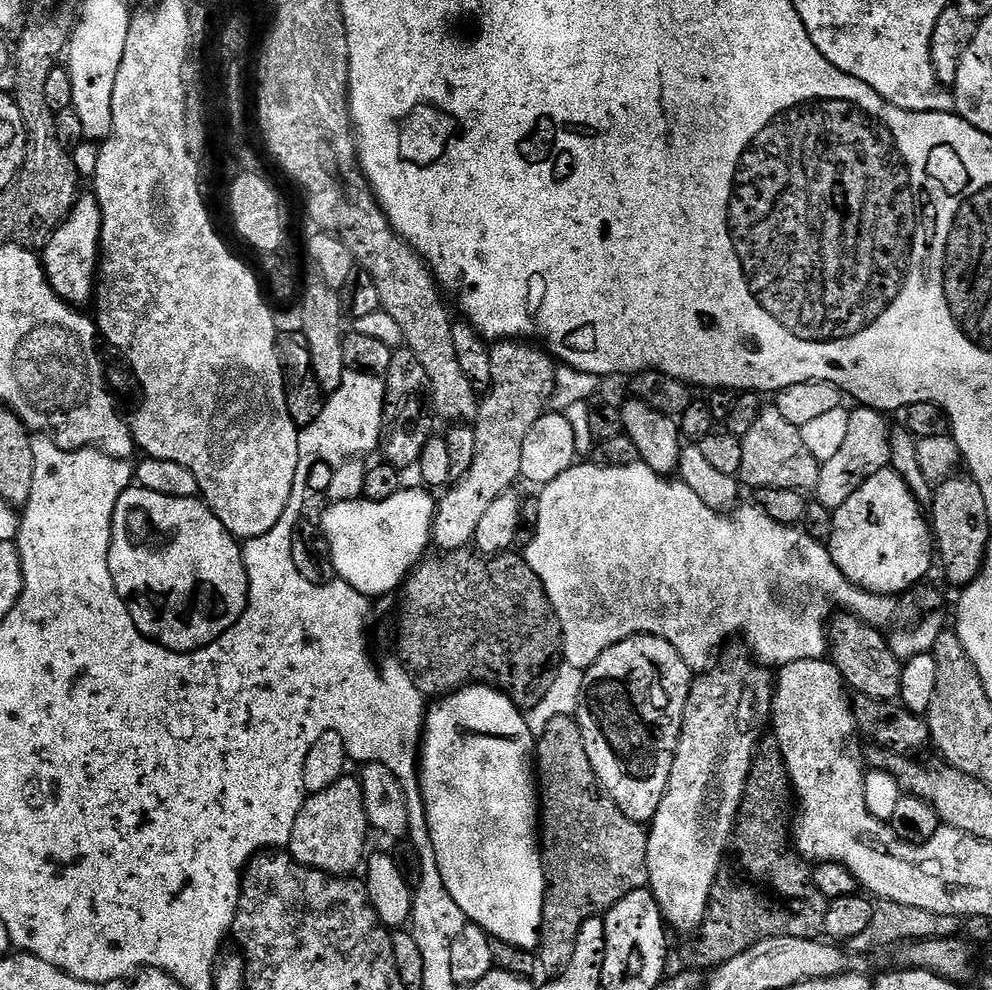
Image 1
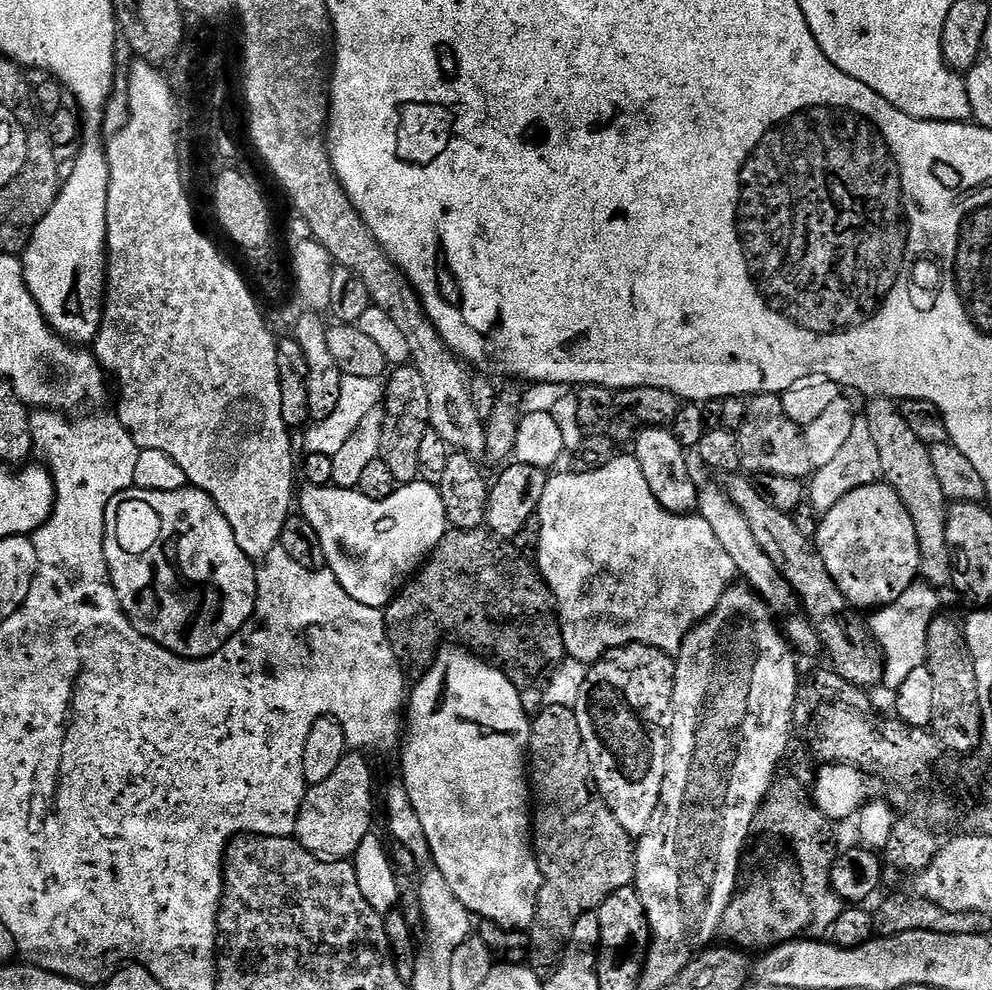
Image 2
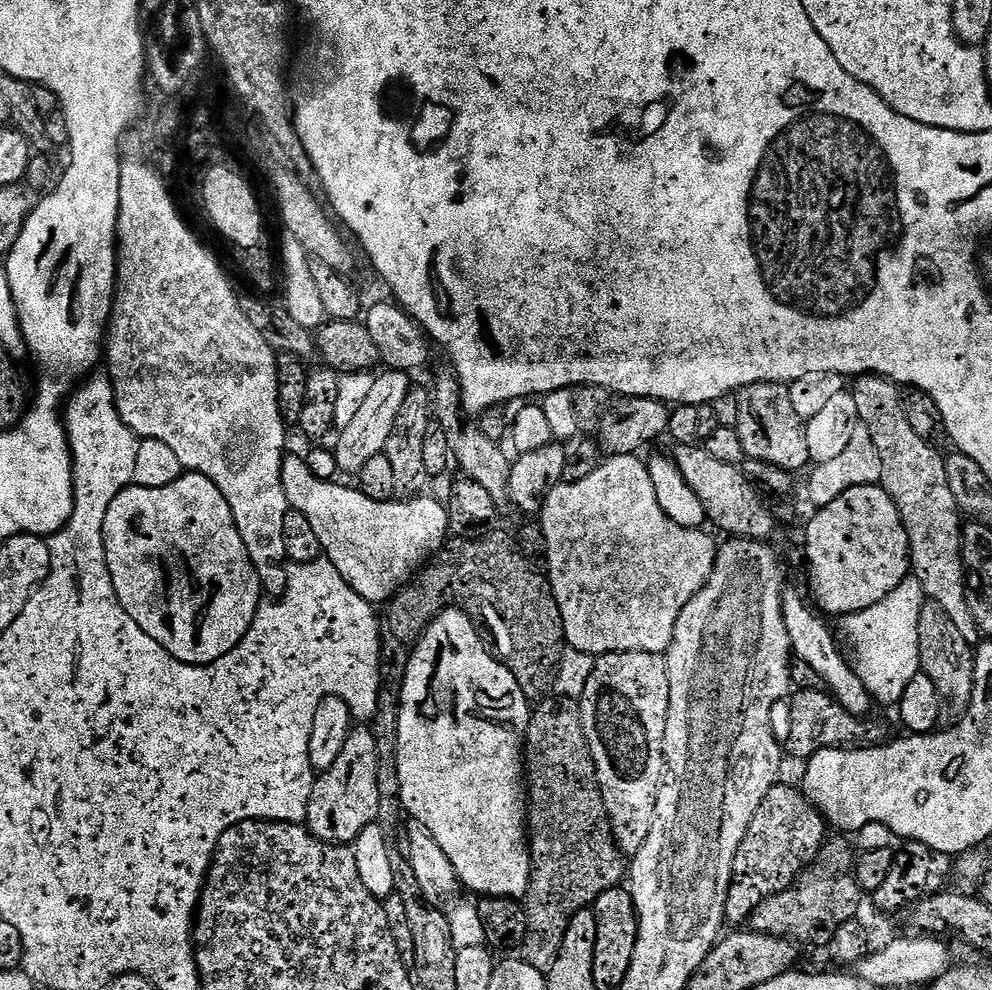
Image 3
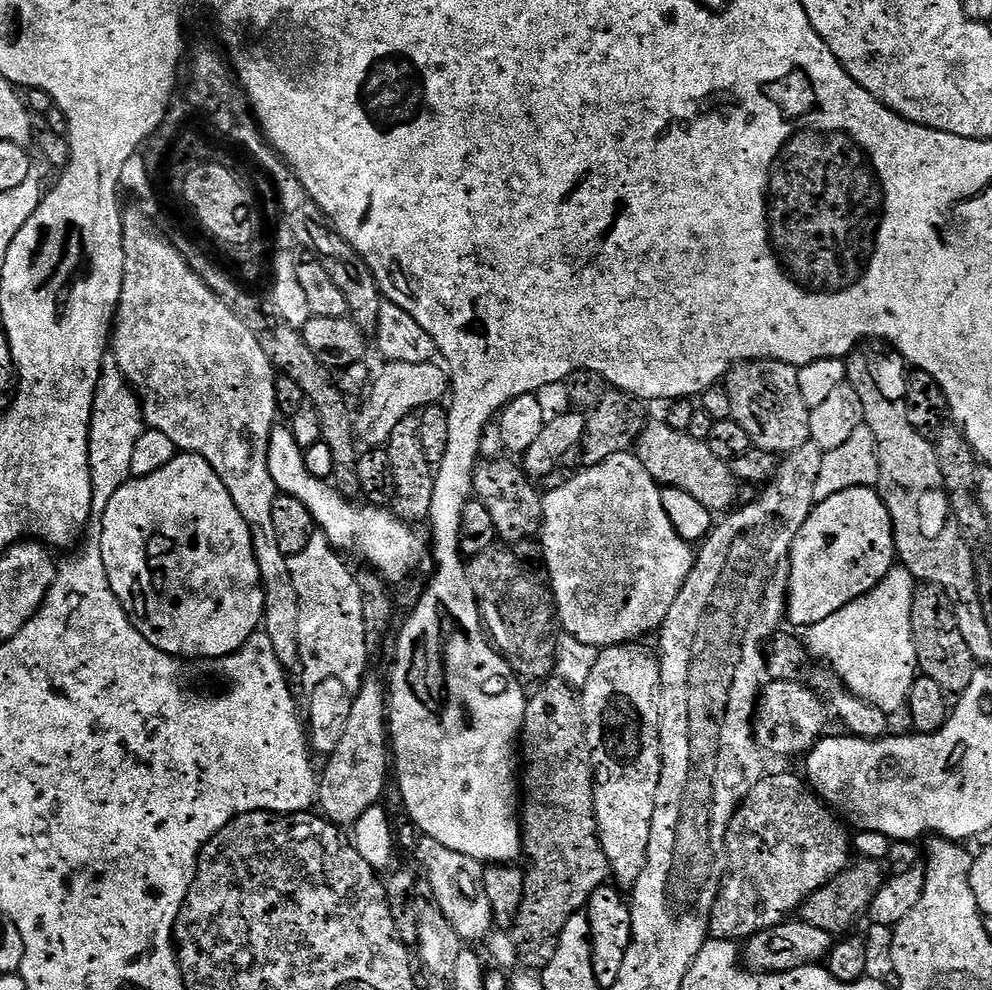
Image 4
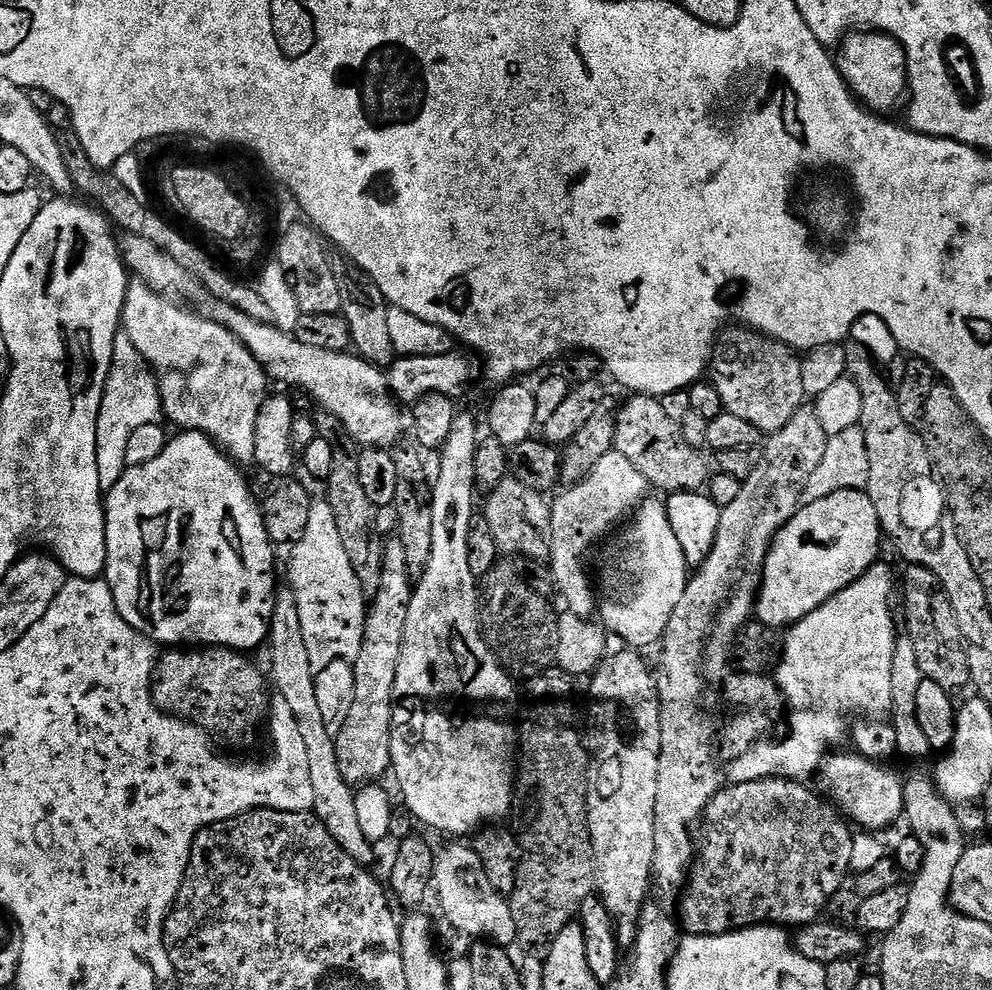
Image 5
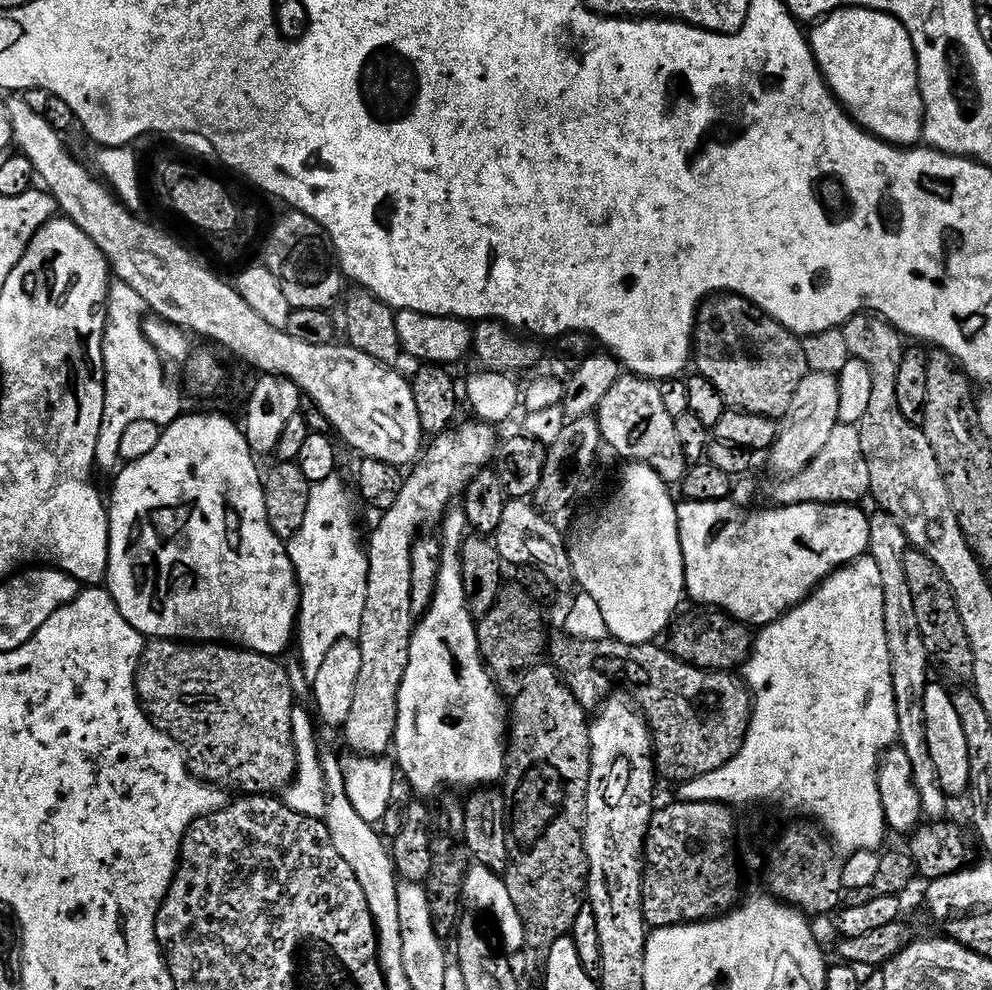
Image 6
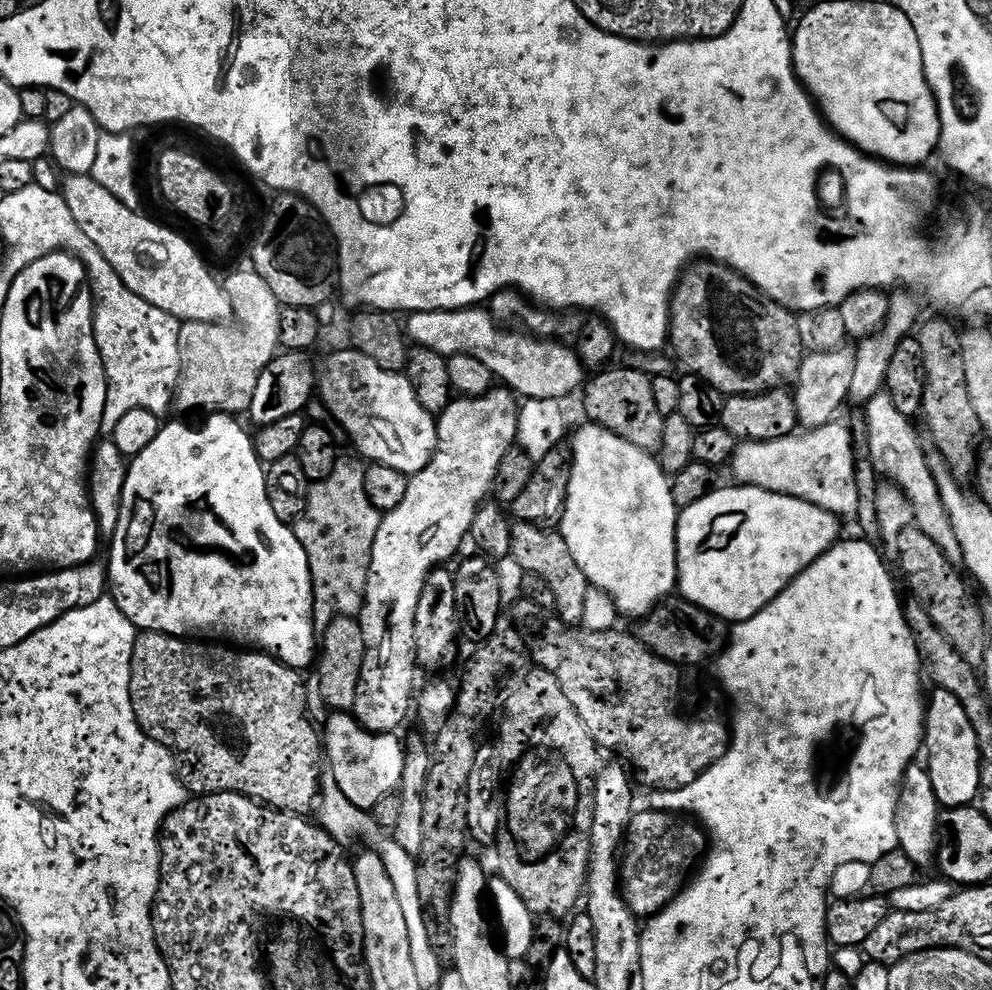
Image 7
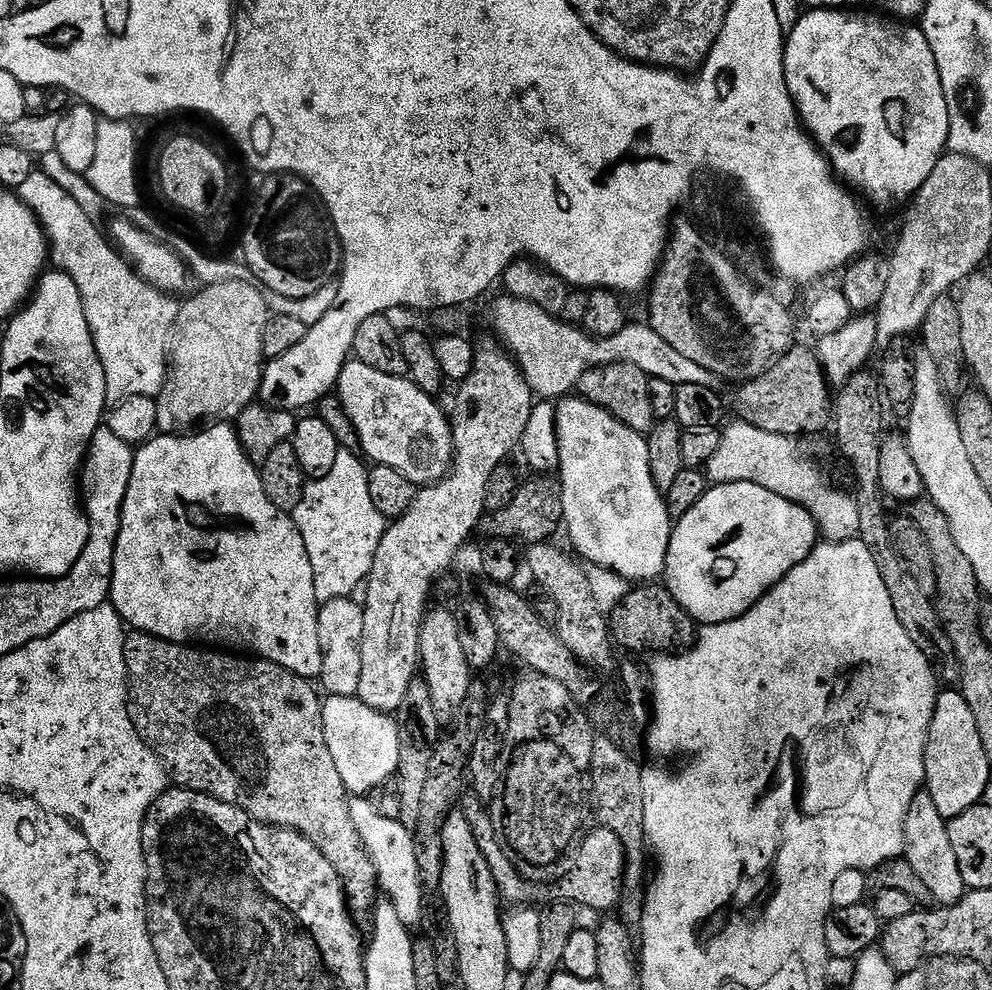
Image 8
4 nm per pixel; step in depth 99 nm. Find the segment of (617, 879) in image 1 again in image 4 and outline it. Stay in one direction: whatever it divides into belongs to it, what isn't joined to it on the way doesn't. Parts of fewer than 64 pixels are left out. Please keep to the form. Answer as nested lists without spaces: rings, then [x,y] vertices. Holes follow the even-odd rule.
[[[549,678],[539,685],[536,693],[527,697],[528,705],[524,711],[524,730],[522,733],[522,852],[528,856],[526,871],[524,873],[524,901],[516,915],[516,923],[511,925],[510,935],[512,941],[516,943],[516,949],[520,955],[520,964],[528,967],[528,970],[542,970],[554,958],[554,950],[558,946],[558,937],[562,934],[562,926],[570,922],[570,918],[575,912],[583,912],[587,909],[590,894],[598,890],[603,884],[609,883],[610,873],[608,870],[608,860],[604,856],[604,851],[600,845],[600,831],[596,825],[596,811],[594,810],[594,765],[592,754],[588,746],[588,734],[584,731],[584,707],[580,705],[580,696],[577,689],[565,681],[557,678]]]

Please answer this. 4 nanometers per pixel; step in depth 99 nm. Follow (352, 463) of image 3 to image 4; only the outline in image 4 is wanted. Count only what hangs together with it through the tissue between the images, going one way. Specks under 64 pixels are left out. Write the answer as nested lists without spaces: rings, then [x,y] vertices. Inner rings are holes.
[[[388,362],[383,366],[385,368],[377,376],[375,373],[367,389],[368,401],[364,409],[355,417],[355,437],[364,446],[387,445],[390,434],[394,434],[394,426],[398,426],[402,418],[439,405],[443,401],[440,399],[443,396],[445,399],[450,392],[449,373],[439,363]]]

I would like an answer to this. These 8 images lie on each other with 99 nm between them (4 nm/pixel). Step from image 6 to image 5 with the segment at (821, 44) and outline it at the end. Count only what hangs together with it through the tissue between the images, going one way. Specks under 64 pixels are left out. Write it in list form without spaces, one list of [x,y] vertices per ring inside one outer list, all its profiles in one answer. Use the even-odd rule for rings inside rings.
[[[853,31],[839,45],[837,68],[853,96],[863,107],[877,114],[892,114],[908,96],[907,64],[904,47],[892,36],[877,31]]]

